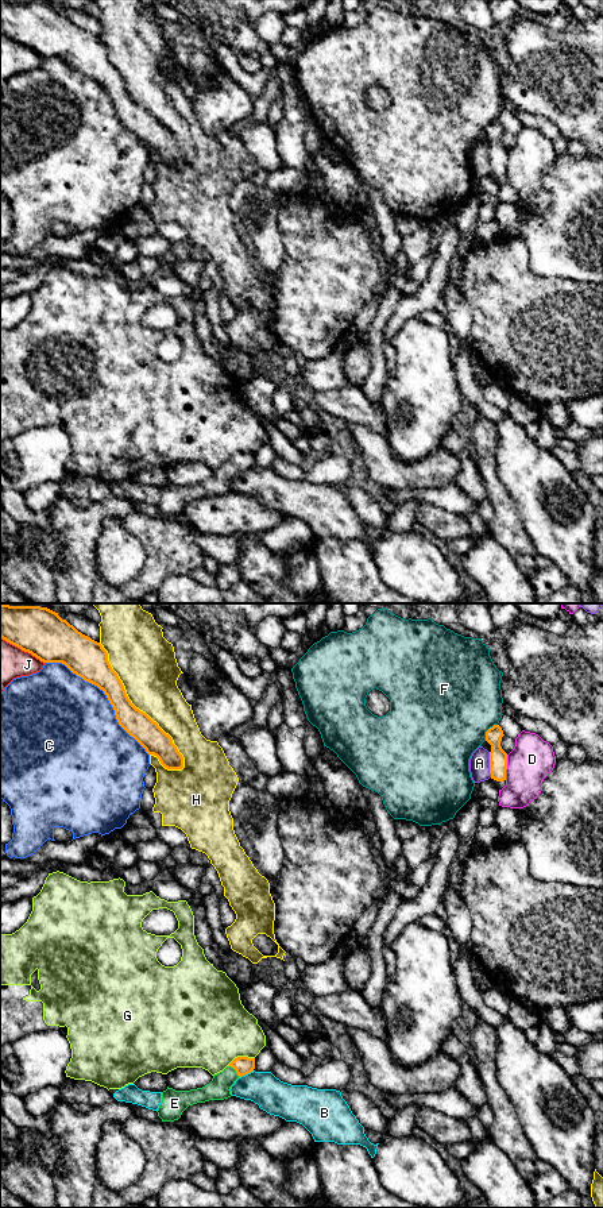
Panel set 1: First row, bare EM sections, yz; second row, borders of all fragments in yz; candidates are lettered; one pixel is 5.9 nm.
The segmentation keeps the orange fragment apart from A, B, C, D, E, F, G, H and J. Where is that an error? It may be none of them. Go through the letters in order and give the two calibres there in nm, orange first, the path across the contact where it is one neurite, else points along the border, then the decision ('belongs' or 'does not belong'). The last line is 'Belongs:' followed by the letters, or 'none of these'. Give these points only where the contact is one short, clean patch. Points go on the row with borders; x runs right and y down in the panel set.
A: calibres 110 and 130 nm; does not belong
B: calibres 110 and 200 nm; border yz (254, 1071), (239, 1077); does not belong
C: calibres 240 and 500 nm; does not belong
D: calibres 110 and 260 nm; does not belong
E: calibres 110 and 130 nm; way yz (243, 1065), (235, 1069), (219, 1088); belongs
F: calibres 110 and 500 nm; does not belong
G: calibres 110 and 460 nm; border yz (254, 1057), (236, 1057), (228, 1065); does not belong
H: calibres 160 and 360 nm; does not belong
J: calibres 280 and 260 nm; border yz (0, 637), (30, 652), (43, 663); does not belong
Belongs: E

